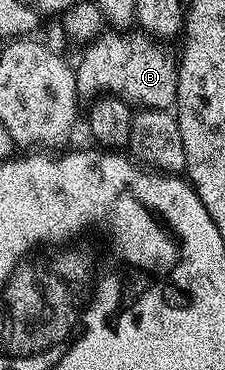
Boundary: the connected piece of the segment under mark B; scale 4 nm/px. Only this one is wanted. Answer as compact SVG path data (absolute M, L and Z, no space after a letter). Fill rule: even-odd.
M139 29L104 30L99 38L92 39L90 43L82 48L83 56L80 57L79 63L77 62L77 66L75 67L77 93L87 101L105 95L115 95L139 109L168 110L174 104L177 97L179 68L176 56L171 56L163 47L166 46L160 40L143 34Z

